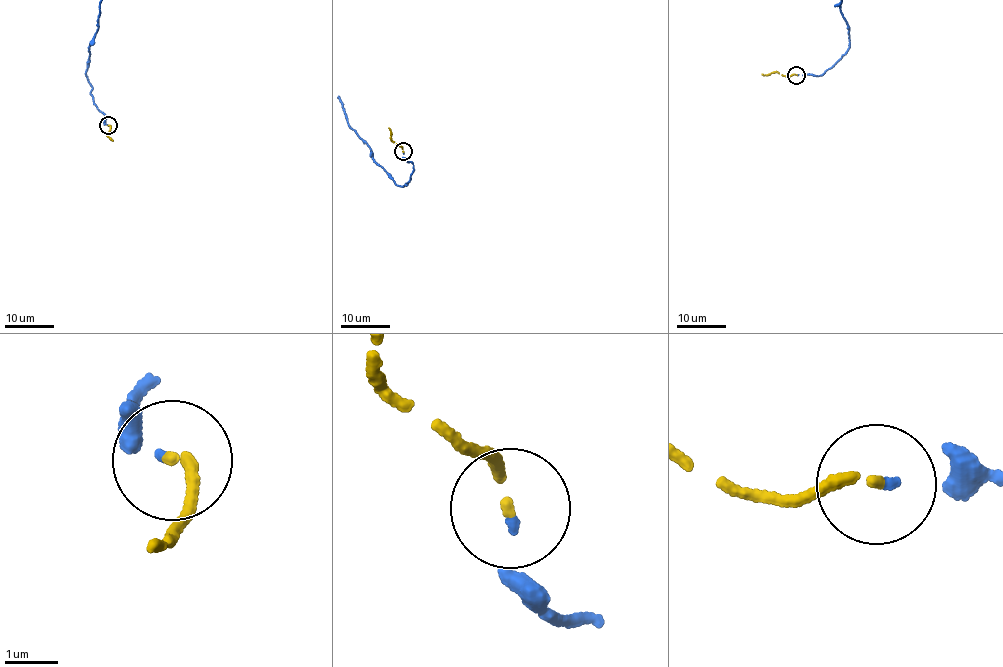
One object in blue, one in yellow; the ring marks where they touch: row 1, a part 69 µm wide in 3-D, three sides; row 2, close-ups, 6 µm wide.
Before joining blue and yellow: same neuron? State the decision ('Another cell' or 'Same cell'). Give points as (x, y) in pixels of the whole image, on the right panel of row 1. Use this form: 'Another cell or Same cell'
Same cell

